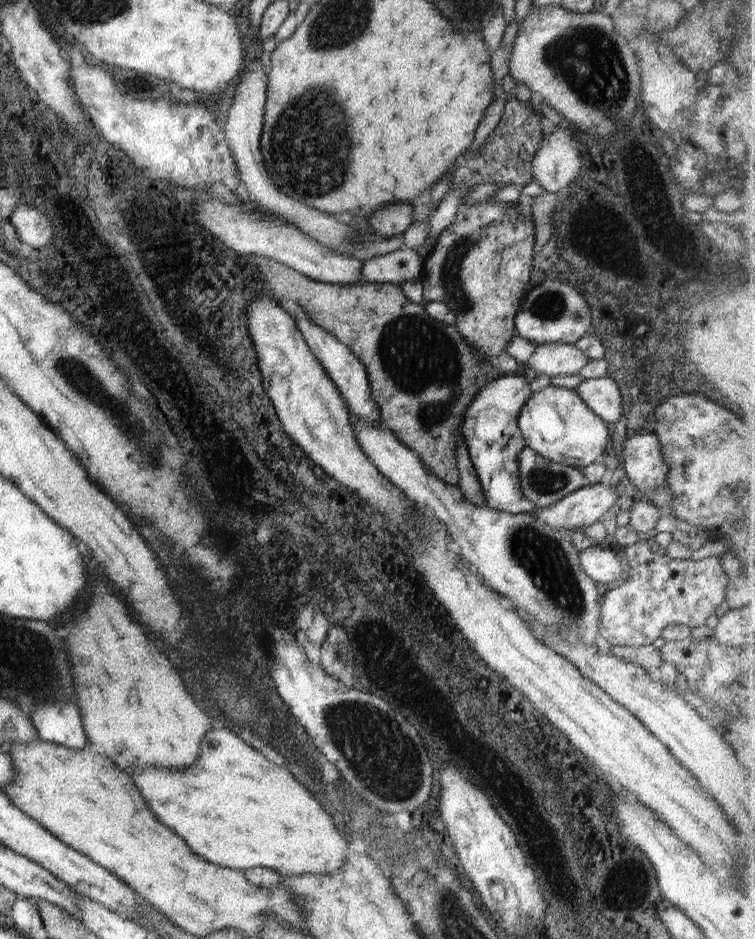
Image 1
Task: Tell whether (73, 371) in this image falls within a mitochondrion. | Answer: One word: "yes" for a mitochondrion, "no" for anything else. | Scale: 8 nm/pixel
yes

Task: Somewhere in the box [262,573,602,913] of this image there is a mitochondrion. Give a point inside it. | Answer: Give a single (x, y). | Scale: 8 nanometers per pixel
(373, 764)

